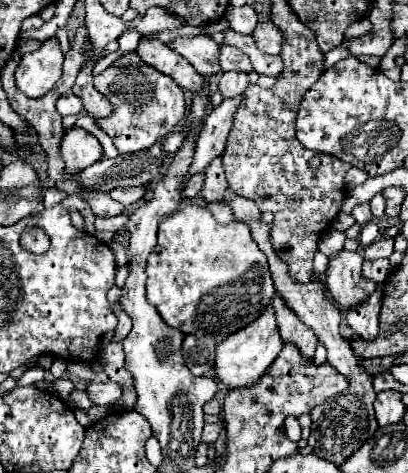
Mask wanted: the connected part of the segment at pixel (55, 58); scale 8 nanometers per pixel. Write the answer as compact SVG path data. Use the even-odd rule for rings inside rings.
M51 38L43 42L39 50L29 52L21 58L15 70L15 84L29 98L45 96L61 78L61 66L63 52L57 38Z

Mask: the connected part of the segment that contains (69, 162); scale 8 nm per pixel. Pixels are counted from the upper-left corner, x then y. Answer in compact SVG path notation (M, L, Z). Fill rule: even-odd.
M67 128L61 138L61 156L67 172L85 170L99 160L101 152L103 148L99 140L83 128Z

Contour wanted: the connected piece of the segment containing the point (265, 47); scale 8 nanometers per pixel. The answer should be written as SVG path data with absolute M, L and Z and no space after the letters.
M259 22L253 30L253 40L265 54L281 52L281 32L275 28L273 22Z

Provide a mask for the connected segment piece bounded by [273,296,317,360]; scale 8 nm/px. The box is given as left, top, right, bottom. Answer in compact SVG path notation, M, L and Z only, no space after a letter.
M279 296L273 298L273 308L277 314L277 324L279 324L279 332L283 344L293 344L297 346L297 350L301 350L301 354L305 354L305 358L313 360L315 356L315 348L317 348L317 336L315 332L305 326L285 304Z

